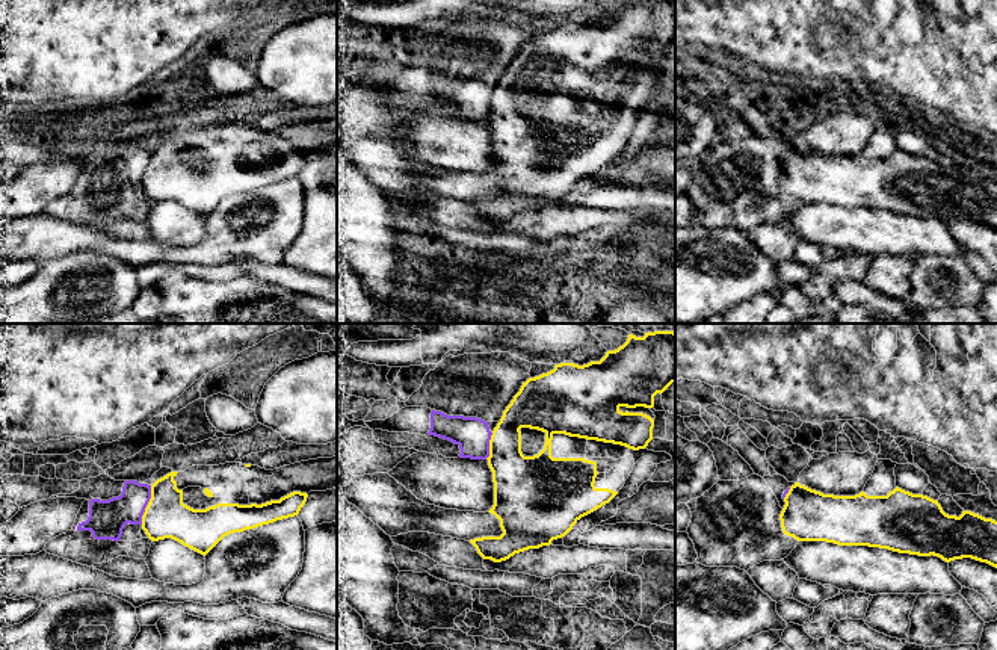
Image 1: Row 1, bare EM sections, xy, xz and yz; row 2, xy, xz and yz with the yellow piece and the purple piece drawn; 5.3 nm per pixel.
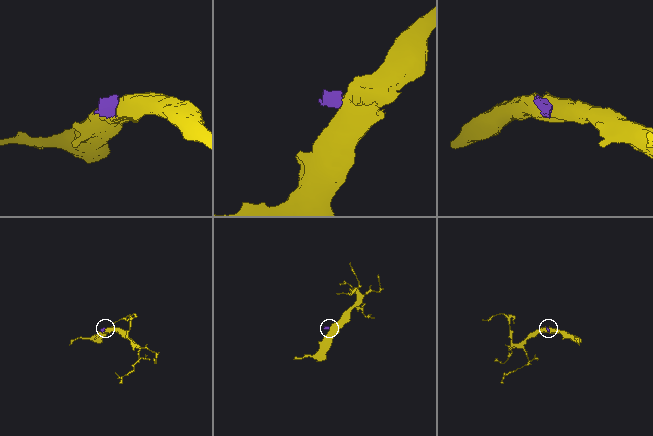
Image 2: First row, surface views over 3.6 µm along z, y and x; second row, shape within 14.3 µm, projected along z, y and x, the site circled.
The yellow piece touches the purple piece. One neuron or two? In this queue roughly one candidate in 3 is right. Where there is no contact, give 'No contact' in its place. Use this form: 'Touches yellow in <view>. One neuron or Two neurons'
Touches yellow in xy. Two neurons

